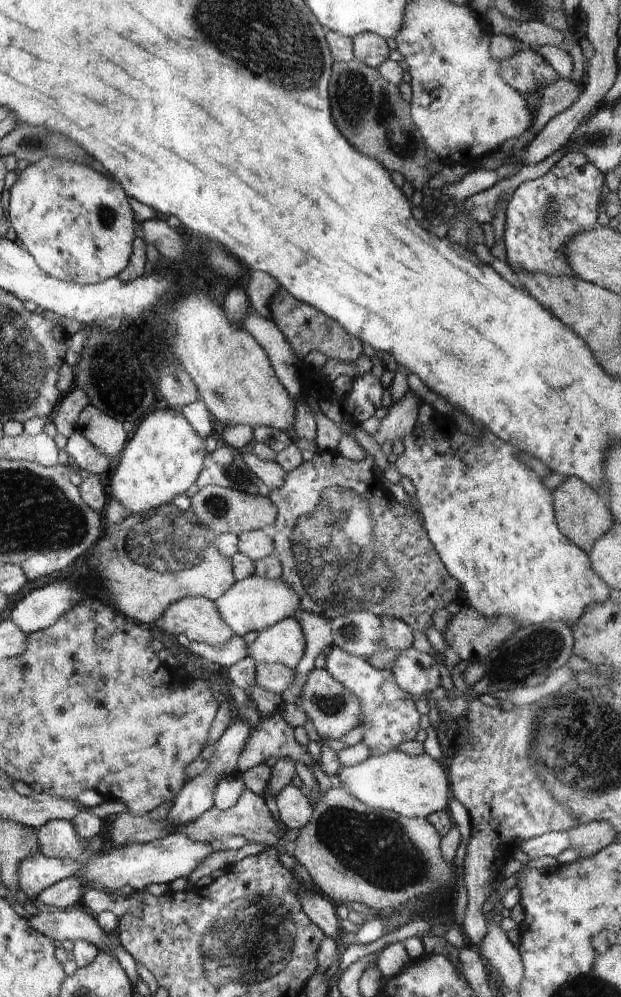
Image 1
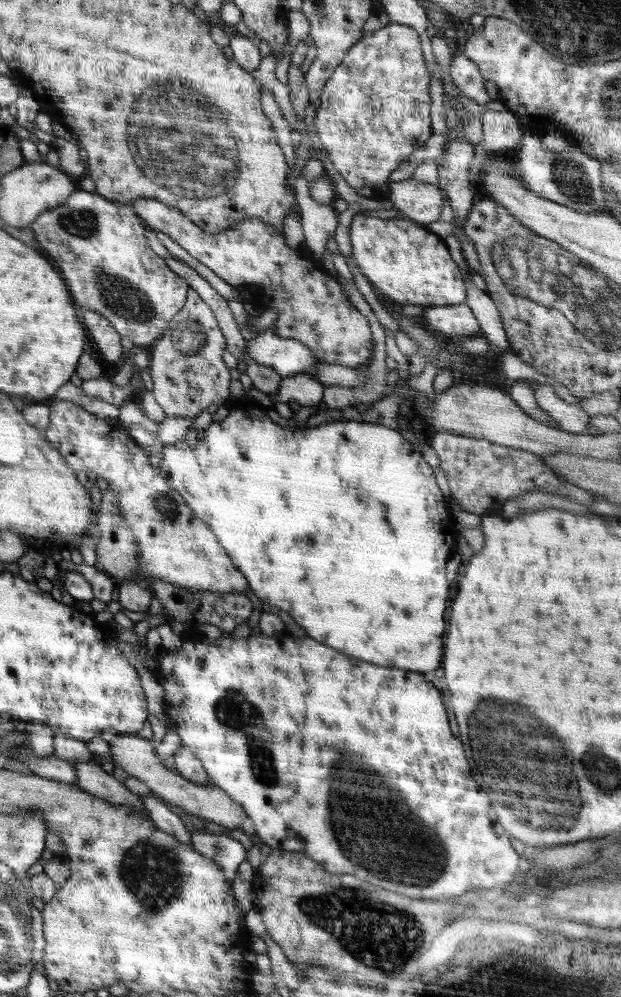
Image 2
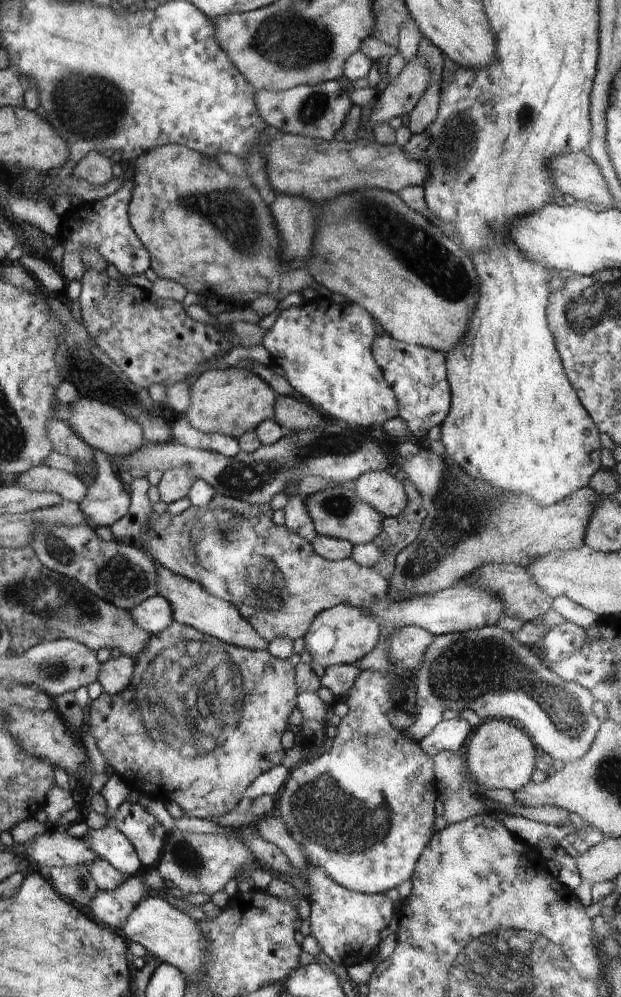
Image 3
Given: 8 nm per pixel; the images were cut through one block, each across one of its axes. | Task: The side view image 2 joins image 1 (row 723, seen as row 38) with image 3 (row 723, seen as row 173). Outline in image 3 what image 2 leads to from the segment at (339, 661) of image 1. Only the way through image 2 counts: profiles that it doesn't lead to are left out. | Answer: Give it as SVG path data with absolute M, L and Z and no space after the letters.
M372 670L360 671L360 676L354 680L352 688L348 690L345 701L348 704L348 714L342 717L342 722L338 726L338 732L334 738L330 752L318 756L312 762L306 762L295 770L291 770L290 774L288 774L288 780L286 780L282 790L277 795L276 811L282 814L290 836L304 848L306 862L314 864L314 866L324 871L324 874L328 875L328 878L332 878L334 882L342 884L344 888L354 890L354 892L364 894L385 893L395 889L402 882L410 880L418 857L424 852L424 848L428 846L428 842L434 836L434 822L436 822L434 802L436 802L439 793L436 776L432 772L433 757L428 756L426 752L422 752L422 748L418 746L418 743L410 741L403 735L402 731L396 730L390 724L388 716L386 716L386 714L390 714L392 710L397 708L397 703L392 700L389 692L392 692L392 688L404 688L411 681L413 681L411 677L406 682L402 682L394 674L382 674L382 672L372 672Z

